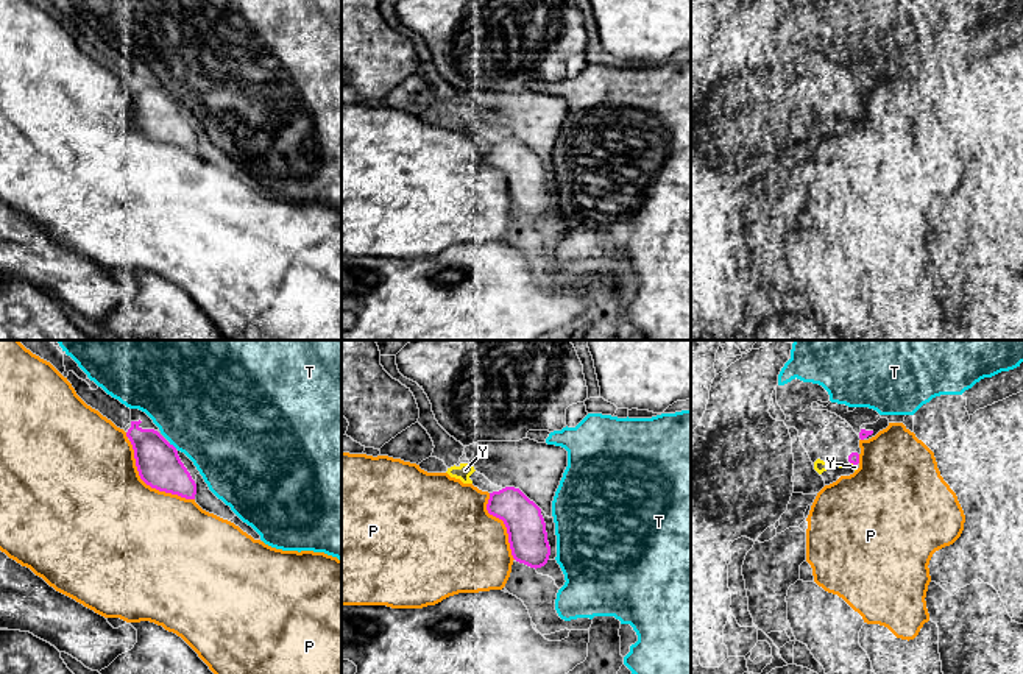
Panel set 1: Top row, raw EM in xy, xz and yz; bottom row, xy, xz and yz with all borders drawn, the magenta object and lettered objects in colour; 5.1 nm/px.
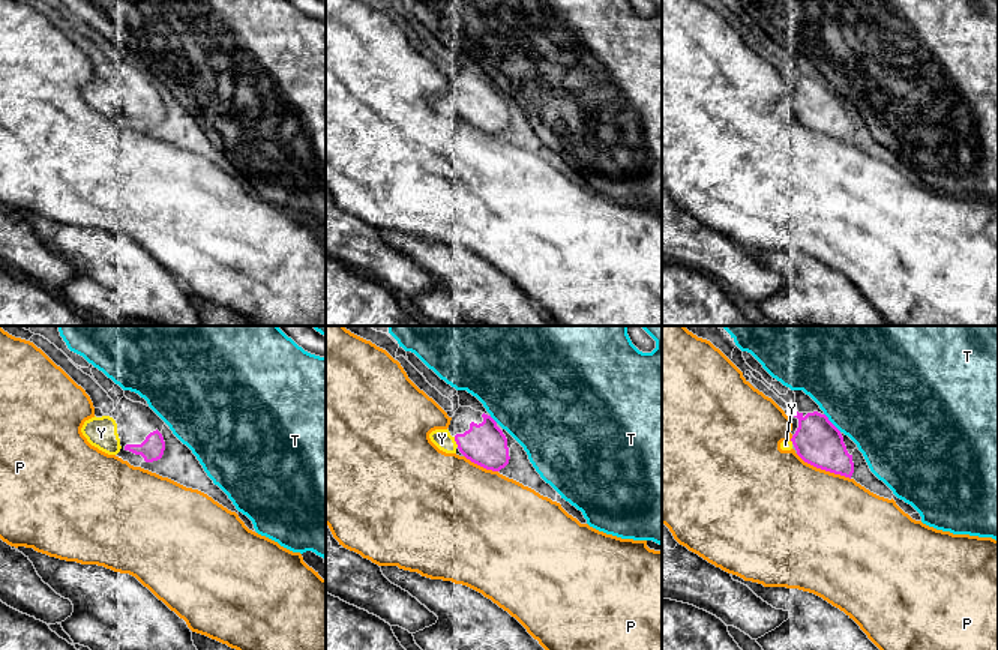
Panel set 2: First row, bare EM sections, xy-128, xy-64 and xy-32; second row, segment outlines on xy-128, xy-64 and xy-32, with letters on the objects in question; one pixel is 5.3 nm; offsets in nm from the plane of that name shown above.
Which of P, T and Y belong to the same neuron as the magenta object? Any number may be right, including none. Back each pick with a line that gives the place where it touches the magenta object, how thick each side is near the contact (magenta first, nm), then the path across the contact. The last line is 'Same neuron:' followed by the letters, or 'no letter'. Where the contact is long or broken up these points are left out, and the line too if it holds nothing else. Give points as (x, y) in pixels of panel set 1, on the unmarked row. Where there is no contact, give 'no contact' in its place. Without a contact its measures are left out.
Y: yz (853, 114) | 60/30 nm
Same neuron: Y

